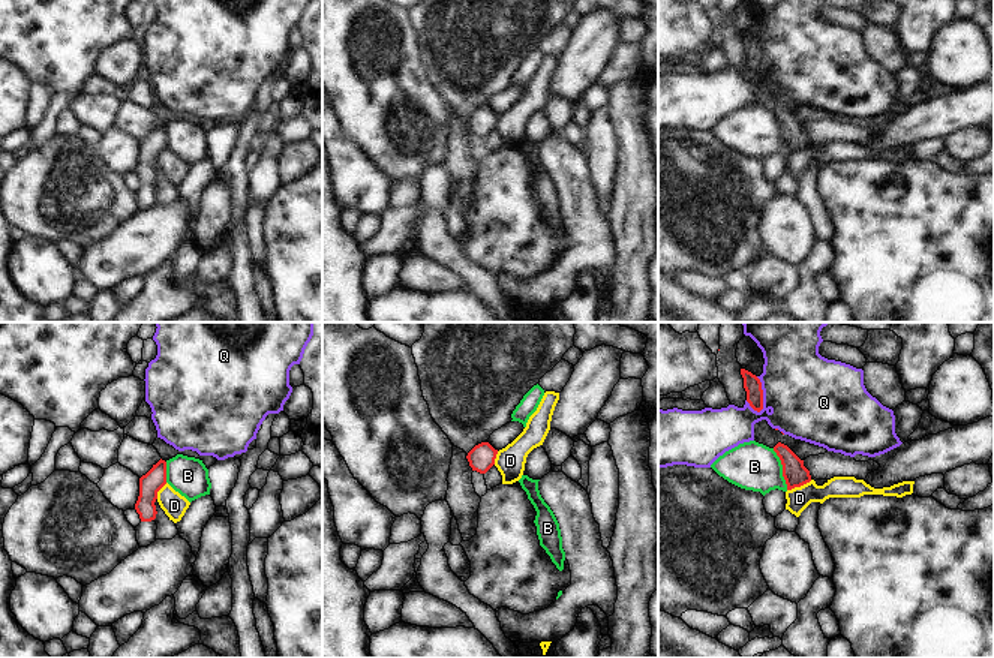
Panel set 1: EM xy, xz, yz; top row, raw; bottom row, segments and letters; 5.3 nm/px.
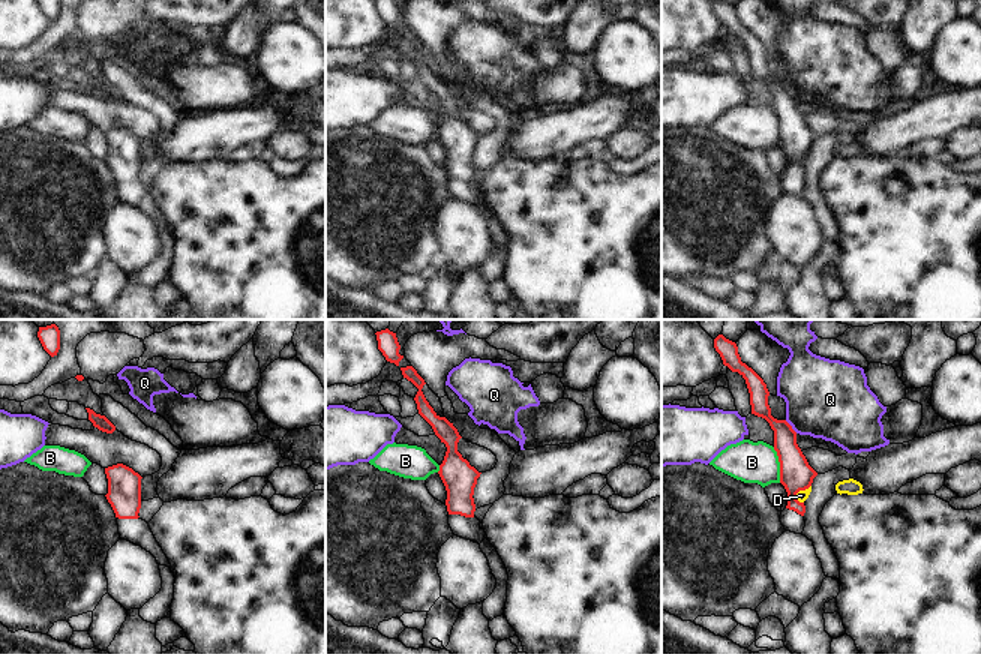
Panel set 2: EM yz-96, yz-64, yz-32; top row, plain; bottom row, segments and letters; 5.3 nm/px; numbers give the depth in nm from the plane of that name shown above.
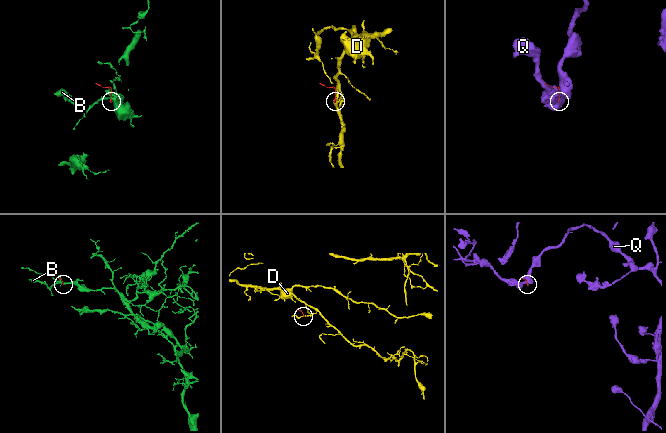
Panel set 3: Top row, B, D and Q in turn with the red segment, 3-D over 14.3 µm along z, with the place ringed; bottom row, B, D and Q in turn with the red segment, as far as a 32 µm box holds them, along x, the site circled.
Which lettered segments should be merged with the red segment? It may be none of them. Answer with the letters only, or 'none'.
none

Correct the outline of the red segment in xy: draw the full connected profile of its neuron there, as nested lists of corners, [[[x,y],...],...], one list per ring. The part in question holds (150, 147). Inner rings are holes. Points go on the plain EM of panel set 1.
[[[159,124],[153,132],[139,142],[139,160],[135,174],[141,187],[135,192],[139,211],[147,211],[156,205],[156,163],[157,156],[166,148],[166,126]]]

